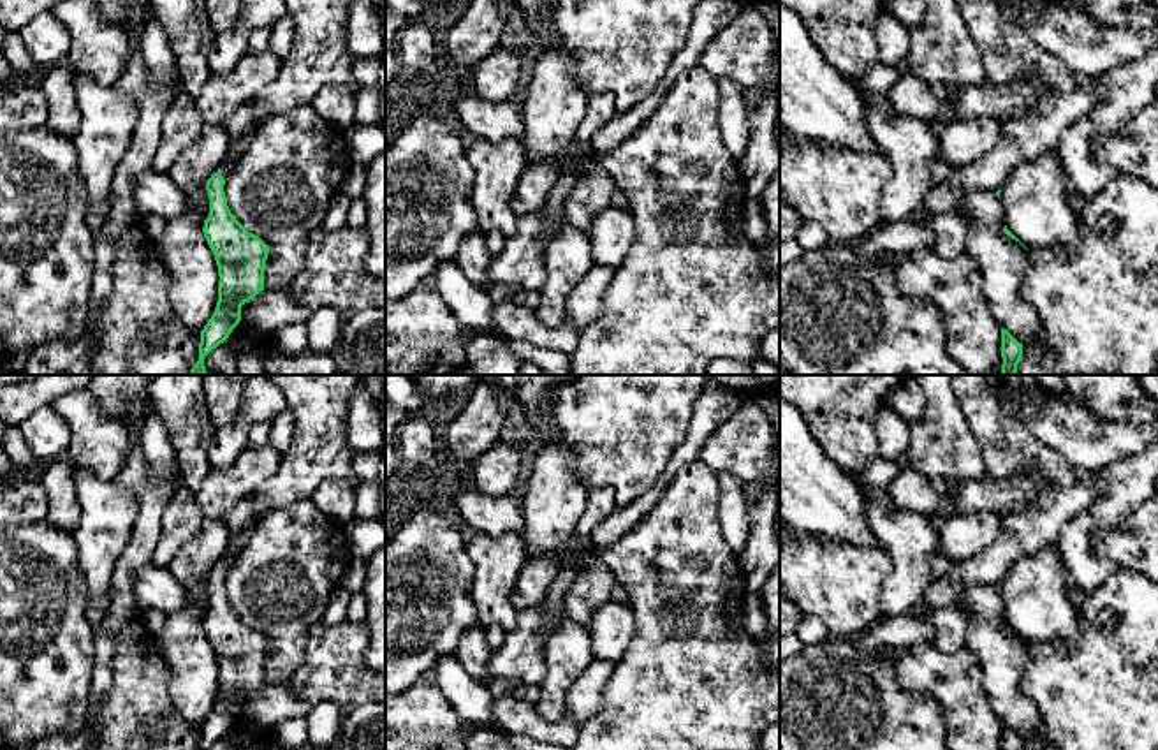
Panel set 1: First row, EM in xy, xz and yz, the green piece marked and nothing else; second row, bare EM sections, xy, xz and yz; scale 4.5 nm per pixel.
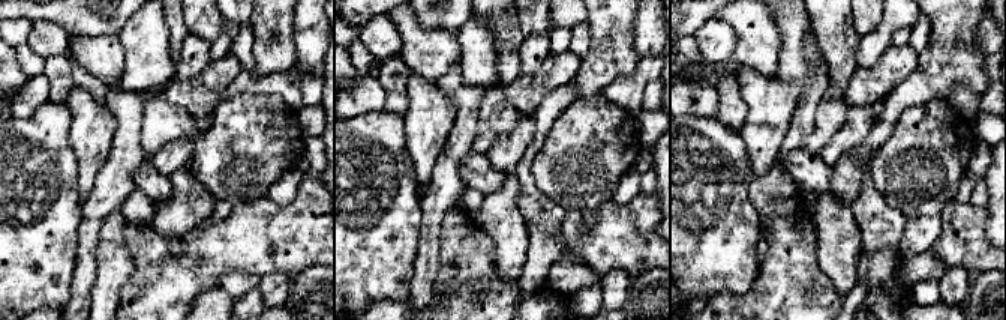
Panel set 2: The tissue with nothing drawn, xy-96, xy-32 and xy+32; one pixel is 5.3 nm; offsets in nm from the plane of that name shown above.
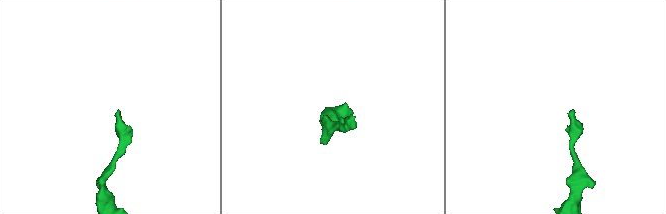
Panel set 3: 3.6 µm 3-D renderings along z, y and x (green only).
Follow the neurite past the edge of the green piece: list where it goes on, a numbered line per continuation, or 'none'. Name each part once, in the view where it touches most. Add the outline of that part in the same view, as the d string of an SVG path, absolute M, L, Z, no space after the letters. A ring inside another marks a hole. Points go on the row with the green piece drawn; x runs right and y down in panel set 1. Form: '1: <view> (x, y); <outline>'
1: xy (226, 166); M225 157L222 162L220 162L220 165L215 169L215 173L218 173L224 180L227 180L229 178L229 174L231 174L231 171L232 171L232 167L234 167L234 158L231 158L231 157Z

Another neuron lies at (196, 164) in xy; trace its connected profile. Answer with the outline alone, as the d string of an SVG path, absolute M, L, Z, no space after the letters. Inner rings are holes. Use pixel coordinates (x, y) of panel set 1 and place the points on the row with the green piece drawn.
M204 121L201 139L181 153L178 164L167 174L181 190L204 185L227 157L229 148L225 123Z

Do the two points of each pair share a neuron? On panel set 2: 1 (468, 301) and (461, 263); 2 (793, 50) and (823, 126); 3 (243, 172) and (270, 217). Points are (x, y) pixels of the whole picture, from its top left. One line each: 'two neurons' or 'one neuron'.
1: one neuron
2: two neurons
3: two neurons

